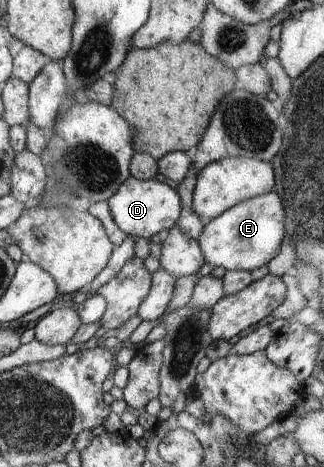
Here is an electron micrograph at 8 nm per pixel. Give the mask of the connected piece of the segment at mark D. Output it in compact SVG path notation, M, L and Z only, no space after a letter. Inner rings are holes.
M130 176L107 203L116 226L126 236L143 237L147 240L156 233L173 228L179 222L183 211L183 201L178 191L166 182L157 181L156 178L144 180Z

